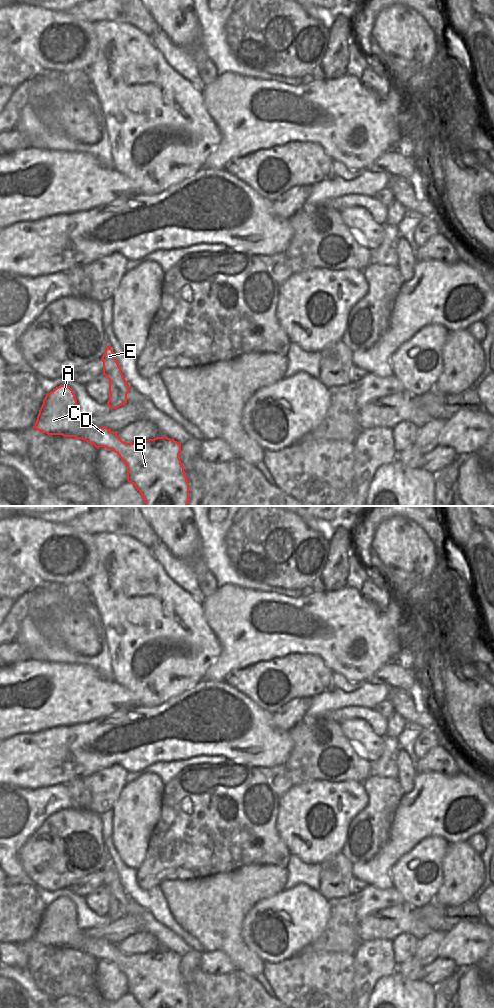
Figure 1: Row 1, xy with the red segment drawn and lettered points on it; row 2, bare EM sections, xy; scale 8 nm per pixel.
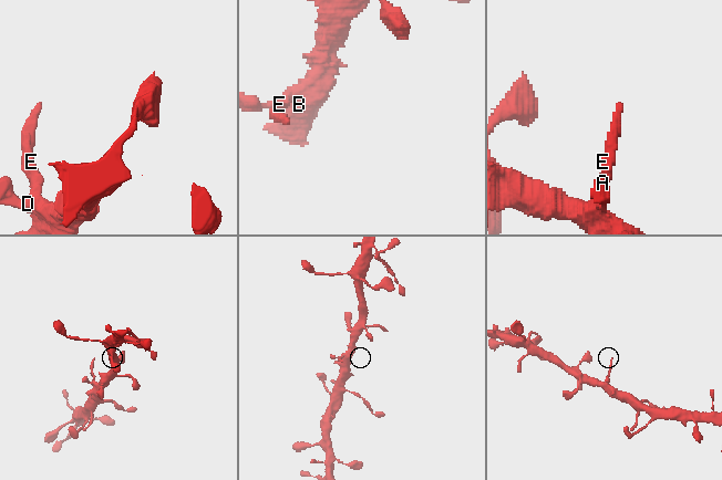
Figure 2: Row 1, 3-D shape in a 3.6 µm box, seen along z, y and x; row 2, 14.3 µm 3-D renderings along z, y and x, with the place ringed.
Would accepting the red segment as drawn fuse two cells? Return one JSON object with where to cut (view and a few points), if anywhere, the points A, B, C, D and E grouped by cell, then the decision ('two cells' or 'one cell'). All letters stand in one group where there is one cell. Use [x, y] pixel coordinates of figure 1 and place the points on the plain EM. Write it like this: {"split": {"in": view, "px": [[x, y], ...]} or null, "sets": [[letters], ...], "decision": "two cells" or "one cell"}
{"split": null, "sets": [["A", "B", "C", "D", "E"]], "decision": "one cell"}

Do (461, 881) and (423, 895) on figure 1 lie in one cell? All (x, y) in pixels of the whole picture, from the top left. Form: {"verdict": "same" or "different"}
{"verdict": "different"}

